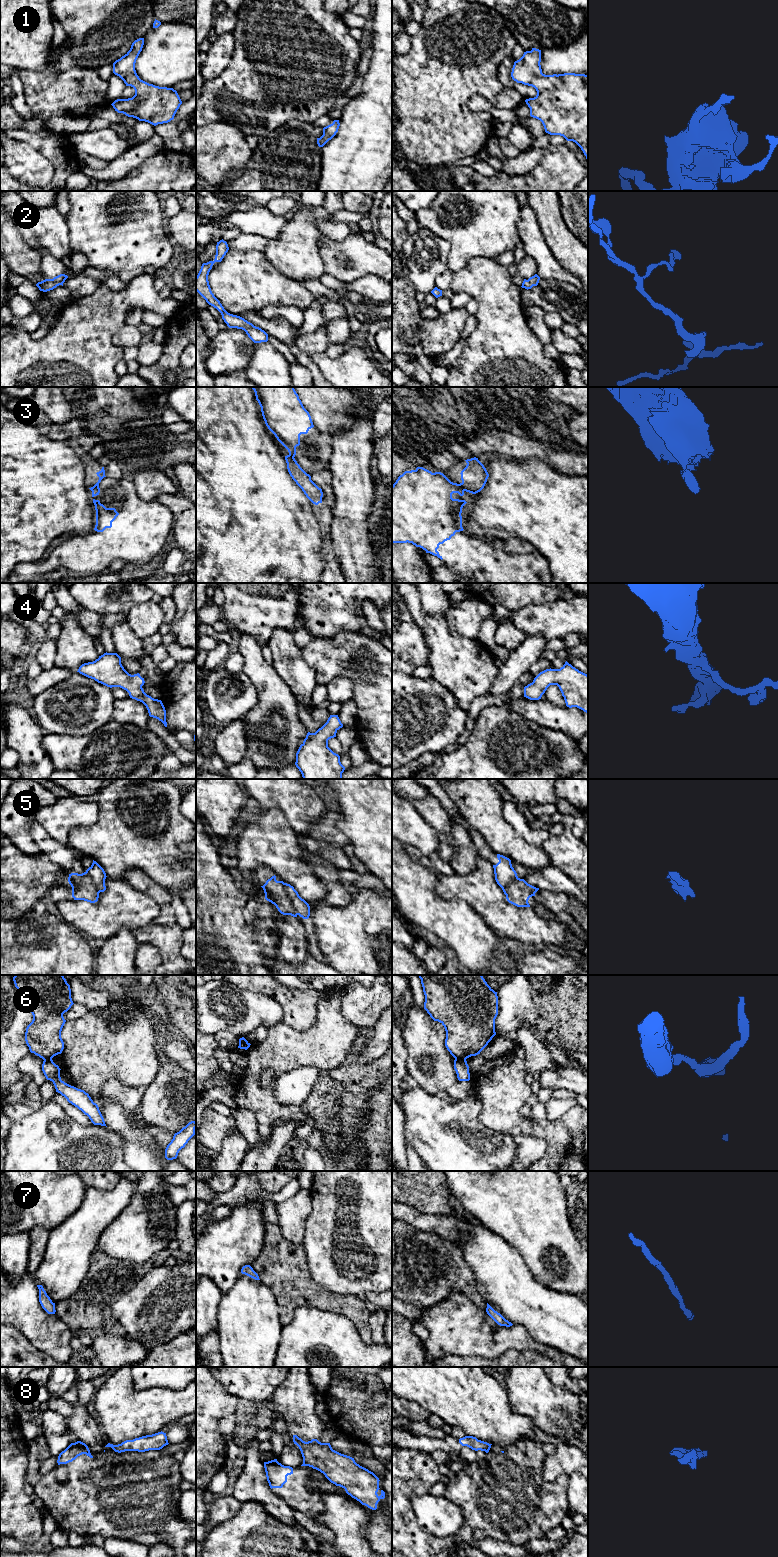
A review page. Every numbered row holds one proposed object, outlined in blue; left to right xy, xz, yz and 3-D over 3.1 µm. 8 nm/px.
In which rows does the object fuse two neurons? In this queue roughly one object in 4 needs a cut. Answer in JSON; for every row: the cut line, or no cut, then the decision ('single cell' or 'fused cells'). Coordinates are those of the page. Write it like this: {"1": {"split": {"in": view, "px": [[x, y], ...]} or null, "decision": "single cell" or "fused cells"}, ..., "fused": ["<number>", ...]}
{"1": {"split": null, "decision": "single cell"}, "2": {"split": null, "decision": "single cell"}, "3": {"split": {"in": "xy", "px": [[98, 483], [92, 491]]}, "decision": "fused cells"}, "4": {"split": null, "decision": "single cell"}, "5": {"split": {"in": "xz", "px": [[283, 883], [297, 914]]}, "decision": "fused cells"}, "6": {"split": {"in": "yz", "px": [[465, 1059], [455, 1060]]}, "decision": "fused cells"}, "7": {"split": null, "decision": "single cell"}, "8": {"split": {"in": "xz", "px": [[303, 1462], [307, 1465]]}, "decision": "fused cells"}, "fused": ["3", "5", "6", "8"]}

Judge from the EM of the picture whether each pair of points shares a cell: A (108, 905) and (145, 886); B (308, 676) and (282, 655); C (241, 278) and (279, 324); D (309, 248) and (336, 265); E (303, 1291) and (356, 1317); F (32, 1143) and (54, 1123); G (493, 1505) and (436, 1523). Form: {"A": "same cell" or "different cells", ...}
{"A": "different cells", "B": "same cell", "C": "different cells", "D": "different cells", "E": "same cell", "F": "same cell", "G": "different cells"}

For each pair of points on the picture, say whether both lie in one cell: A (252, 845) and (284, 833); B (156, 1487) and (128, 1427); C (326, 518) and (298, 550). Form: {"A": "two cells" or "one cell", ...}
{"A": "one cell", "B": "two cells", "C": "two cells"}

